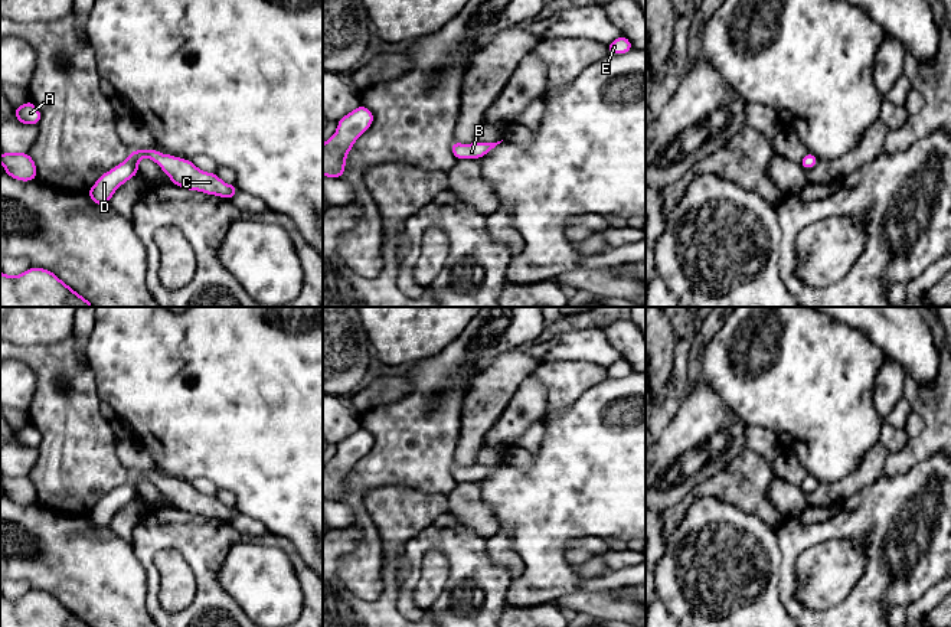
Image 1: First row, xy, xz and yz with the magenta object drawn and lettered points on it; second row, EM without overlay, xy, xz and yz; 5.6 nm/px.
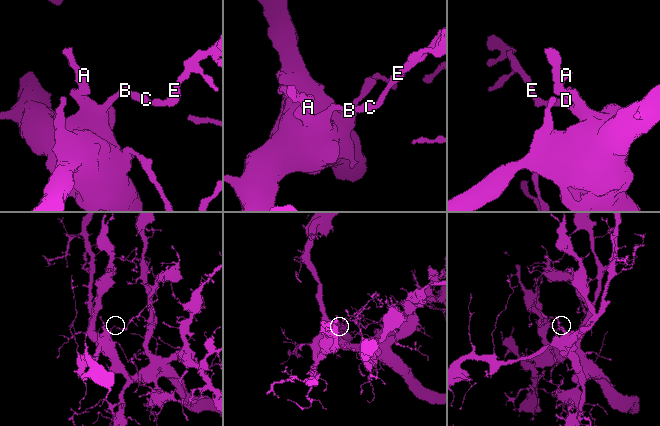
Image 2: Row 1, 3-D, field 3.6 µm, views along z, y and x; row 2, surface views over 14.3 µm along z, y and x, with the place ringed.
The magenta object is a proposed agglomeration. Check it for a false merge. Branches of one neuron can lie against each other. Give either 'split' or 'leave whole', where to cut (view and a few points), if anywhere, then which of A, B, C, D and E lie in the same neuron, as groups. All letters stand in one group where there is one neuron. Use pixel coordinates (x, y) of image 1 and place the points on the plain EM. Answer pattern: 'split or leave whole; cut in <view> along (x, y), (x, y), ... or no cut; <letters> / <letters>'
leave whole; no cut; A B C D E

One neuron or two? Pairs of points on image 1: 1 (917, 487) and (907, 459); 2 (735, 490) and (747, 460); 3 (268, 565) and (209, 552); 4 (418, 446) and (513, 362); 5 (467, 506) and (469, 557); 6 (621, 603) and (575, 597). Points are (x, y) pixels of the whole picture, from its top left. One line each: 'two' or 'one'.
1: two
2: one
3: two
4: two
5: two
6: one

